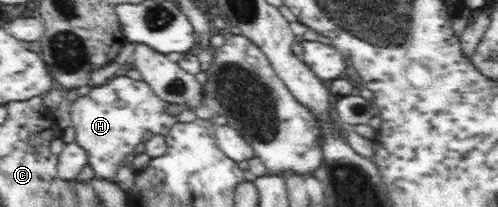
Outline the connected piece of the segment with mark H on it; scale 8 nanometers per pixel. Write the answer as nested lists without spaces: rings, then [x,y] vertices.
[[[122,72],[106,84],[94,86],[88,95],[78,96],[74,101],[74,141],[86,150],[94,178],[116,184],[116,174],[123,167],[125,157],[136,149],[145,133],[164,137],[180,122],[180,115],[171,115],[167,111],[172,103],[159,99],[153,92],[146,82],[136,82]]]

